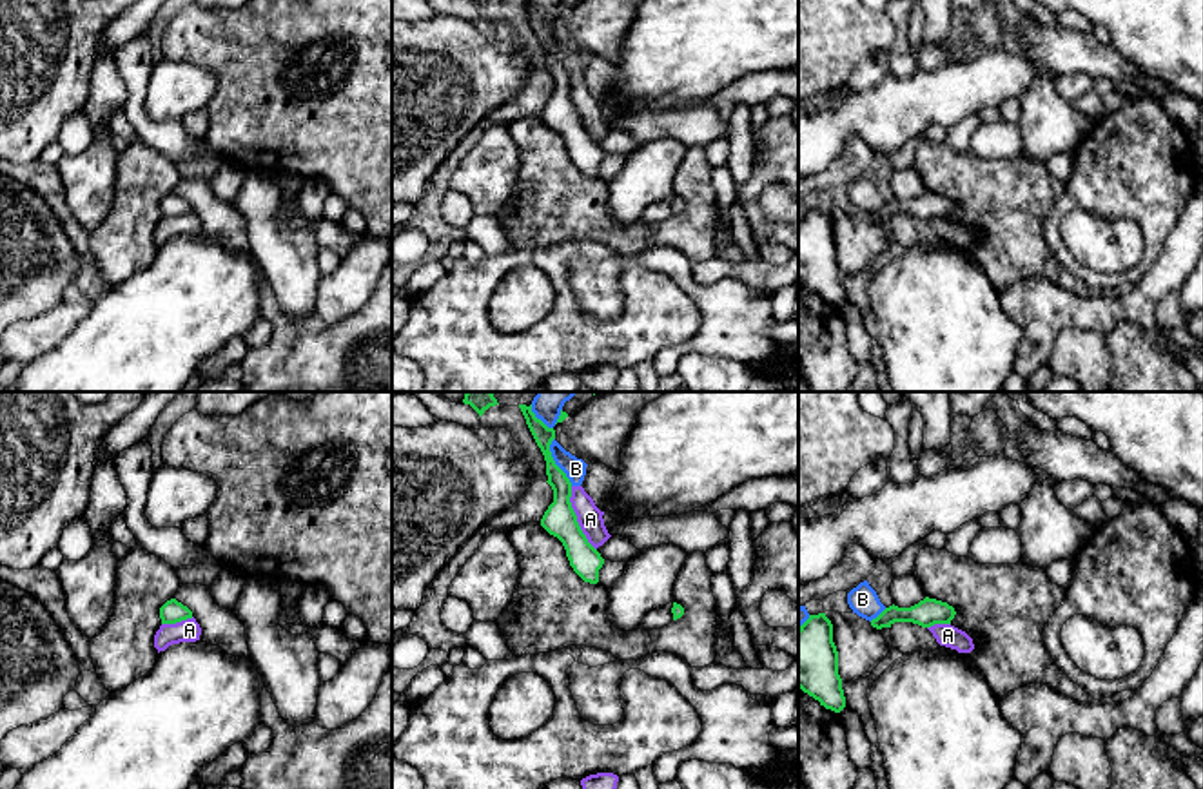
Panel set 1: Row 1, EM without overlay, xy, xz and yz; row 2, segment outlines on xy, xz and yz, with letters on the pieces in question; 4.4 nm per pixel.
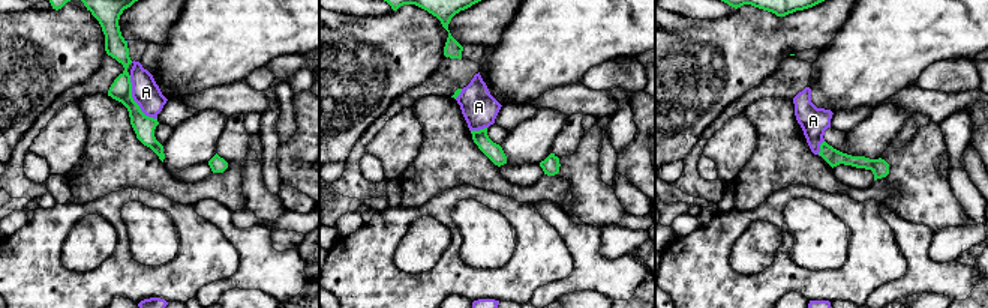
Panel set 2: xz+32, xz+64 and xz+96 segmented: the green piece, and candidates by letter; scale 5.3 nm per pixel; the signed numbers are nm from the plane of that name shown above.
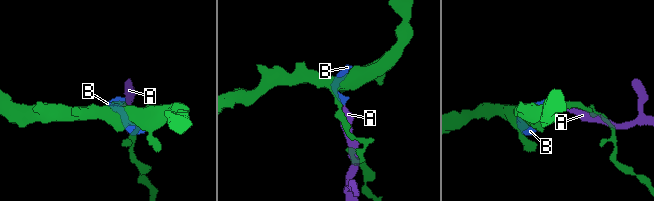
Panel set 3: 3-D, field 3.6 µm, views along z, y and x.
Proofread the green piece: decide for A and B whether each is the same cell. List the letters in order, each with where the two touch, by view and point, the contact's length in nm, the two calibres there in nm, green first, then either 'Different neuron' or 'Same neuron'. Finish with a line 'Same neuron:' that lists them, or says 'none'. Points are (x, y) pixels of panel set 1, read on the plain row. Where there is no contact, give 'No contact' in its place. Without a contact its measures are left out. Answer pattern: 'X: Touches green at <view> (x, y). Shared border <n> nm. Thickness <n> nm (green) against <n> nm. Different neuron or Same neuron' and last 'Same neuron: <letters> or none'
A: Touches green at xz (576, 113). Shared border 300 nm. Thickness 150 nm (green) against 110 nm. Different neuron
B: Touches green at xz (554, 55). Shared border 240 nm. Thickness 140 nm (green) against 100 nm. Different neuron
Same neuron: none

